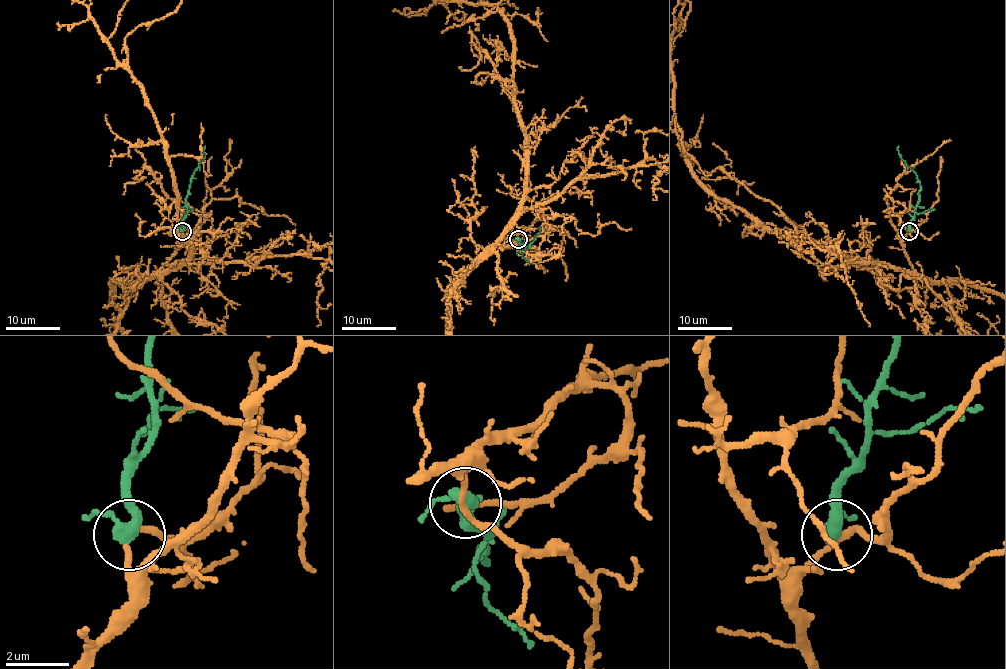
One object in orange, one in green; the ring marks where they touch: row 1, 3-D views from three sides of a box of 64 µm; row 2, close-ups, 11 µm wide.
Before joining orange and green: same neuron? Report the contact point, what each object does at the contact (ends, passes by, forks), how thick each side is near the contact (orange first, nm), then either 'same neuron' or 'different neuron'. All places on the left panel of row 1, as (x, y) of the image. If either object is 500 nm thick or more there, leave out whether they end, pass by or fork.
place (182, 231); orange passes by; green passes by; calibres 180 and 360 nm; different neuron

